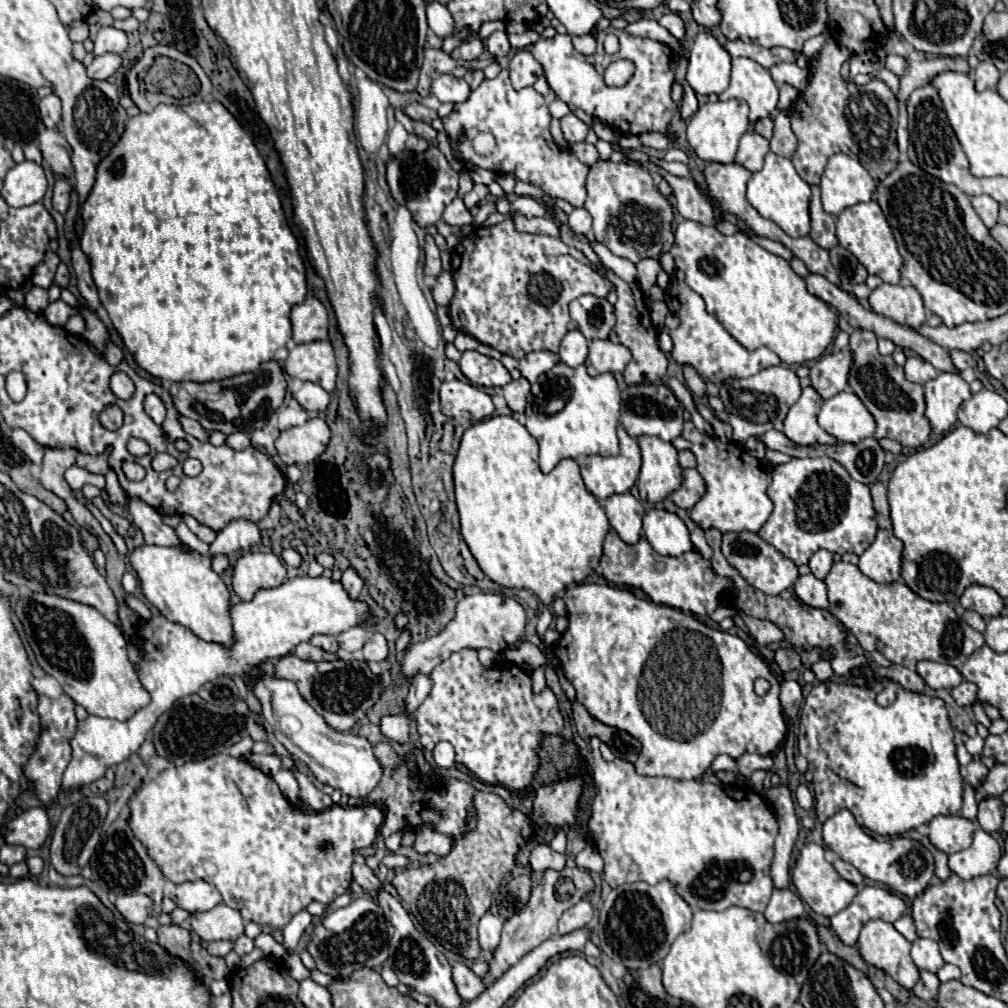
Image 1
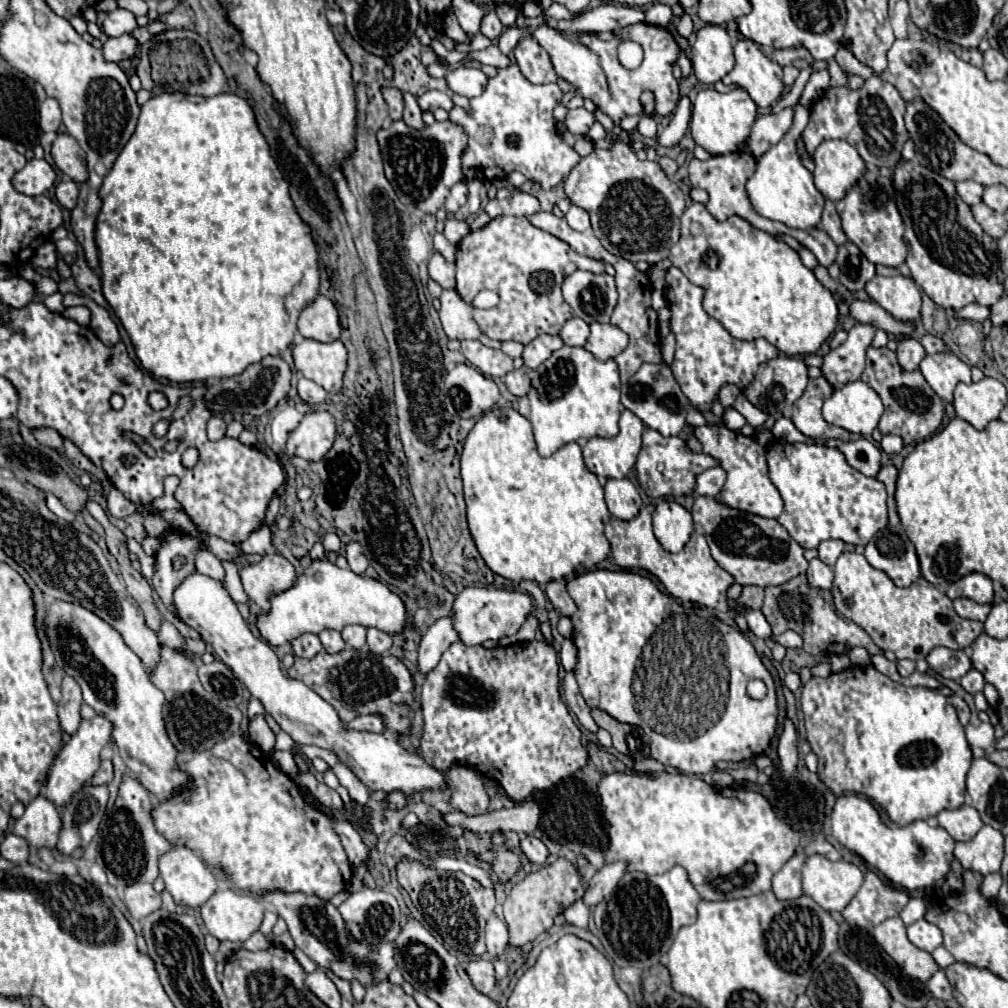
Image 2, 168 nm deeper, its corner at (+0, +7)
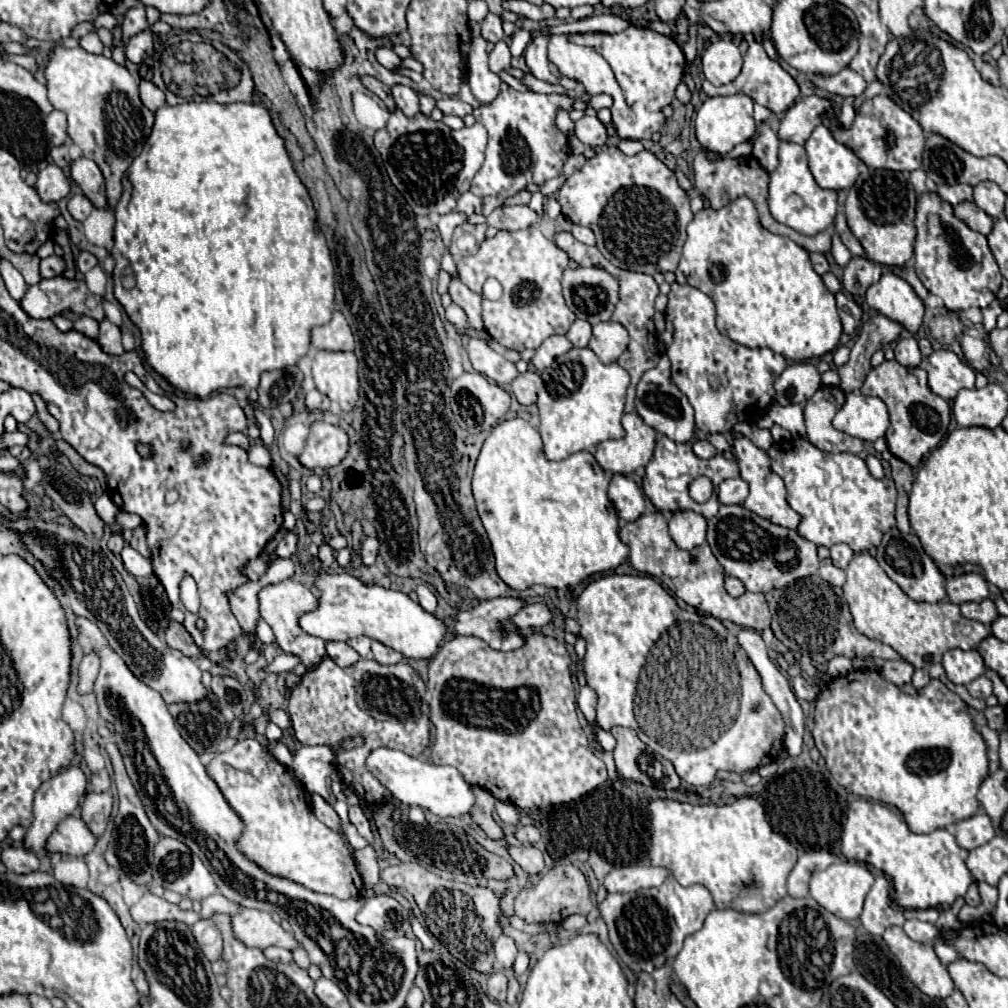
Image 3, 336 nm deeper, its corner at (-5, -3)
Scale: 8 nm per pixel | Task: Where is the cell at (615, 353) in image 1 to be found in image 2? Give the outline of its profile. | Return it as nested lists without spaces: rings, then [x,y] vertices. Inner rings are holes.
[[[590,324],[590,336],[586,340],[586,350],[590,350],[596,360],[610,360],[620,354],[628,344],[628,334],[614,324]]]

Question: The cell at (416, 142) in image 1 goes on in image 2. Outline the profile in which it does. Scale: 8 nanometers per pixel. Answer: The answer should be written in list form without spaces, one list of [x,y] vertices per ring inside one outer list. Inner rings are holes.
[[[404,92],[404,116],[402,120],[412,126],[412,128],[424,128],[424,122],[422,122],[422,110],[420,106],[416,104],[416,96],[412,96],[410,92]]]

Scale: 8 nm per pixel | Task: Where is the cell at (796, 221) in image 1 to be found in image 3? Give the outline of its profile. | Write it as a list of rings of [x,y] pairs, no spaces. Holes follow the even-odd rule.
[[[781,142],[781,176],[771,176],[767,204],[771,216],[777,222],[797,230],[799,234],[815,236],[833,224],[833,218],[837,214],[837,192],[821,190],[817,186],[809,172],[803,146],[793,142]]]

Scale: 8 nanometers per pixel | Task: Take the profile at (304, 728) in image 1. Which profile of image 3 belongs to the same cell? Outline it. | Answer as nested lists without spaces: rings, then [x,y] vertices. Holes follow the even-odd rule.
[[[377,748],[367,756],[367,770],[391,792],[393,800],[405,806],[421,806],[431,810],[437,816],[463,816],[471,810],[475,798],[471,792],[471,784],[467,784],[461,774],[453,766],[435,766],[413,758],[405,752],[391,748]]]

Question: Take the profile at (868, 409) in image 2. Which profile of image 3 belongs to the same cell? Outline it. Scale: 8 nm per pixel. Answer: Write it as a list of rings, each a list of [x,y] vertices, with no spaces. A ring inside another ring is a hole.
[[[851,392],[845,398],[841,410],[835,414],[833,426],[859,440],[875,442],[877,438],[885,436],[885,430],[889,426],[887,406],[879,398]]]

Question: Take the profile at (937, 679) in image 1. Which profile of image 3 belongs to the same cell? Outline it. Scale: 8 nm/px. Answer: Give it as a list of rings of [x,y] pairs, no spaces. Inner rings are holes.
[[[949,650],[943,654],[943,668],[947,678],[953,684],[967,686],[981,674],[985,674],[983,658],[977,654],[977,650]]]

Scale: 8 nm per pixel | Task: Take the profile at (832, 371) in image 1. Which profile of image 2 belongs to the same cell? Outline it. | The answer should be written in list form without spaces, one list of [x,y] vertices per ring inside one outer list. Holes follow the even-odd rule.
[[[854,324],[848,332],[846,342],[824,356],[822,372],[824,378],[834,388],[842,388],[848,382],[860,380],[860,374],[864,370],[866,350],[872,344],[874,334],[876,334],[874,324]]]

